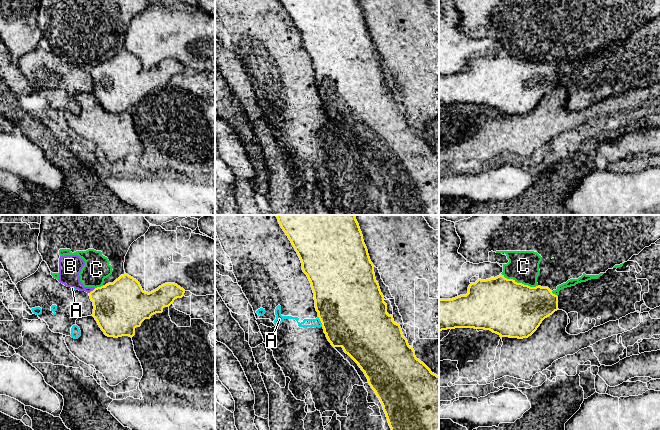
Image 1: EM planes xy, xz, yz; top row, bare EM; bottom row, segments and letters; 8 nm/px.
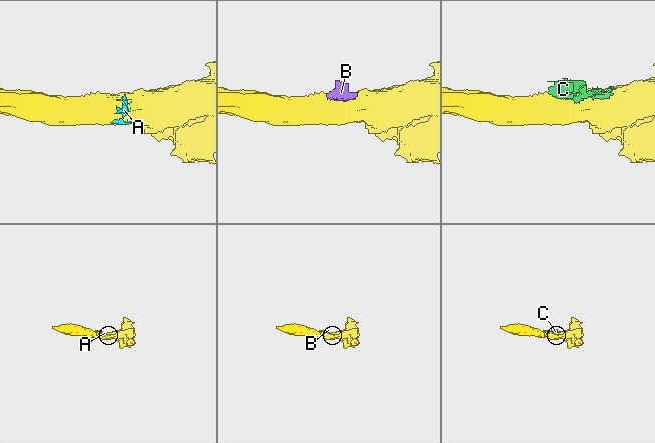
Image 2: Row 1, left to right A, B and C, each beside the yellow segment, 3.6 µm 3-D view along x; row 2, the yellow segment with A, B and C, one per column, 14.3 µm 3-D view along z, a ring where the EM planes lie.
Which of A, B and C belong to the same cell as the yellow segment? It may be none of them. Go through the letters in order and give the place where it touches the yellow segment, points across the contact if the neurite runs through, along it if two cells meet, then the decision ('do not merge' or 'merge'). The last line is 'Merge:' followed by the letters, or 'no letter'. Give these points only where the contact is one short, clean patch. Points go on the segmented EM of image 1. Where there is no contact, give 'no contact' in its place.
A: xz (320, 320) | along xz (318, 316), (322, 326) | do not merge
B: xy (93, 290) | along xy (95, 288), (89, 293) | do not merge
C: yz (519, 283) | do not merge
Merge: no letter

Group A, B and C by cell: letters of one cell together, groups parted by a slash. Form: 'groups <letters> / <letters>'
groups A / B C

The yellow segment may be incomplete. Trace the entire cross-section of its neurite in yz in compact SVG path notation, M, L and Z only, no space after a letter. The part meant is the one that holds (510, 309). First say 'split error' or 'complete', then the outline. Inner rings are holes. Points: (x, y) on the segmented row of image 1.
complete; M501 274L471 283L466 295L439 299L439 331L474 328L523 339L557 310L558 296L548 287L530 287Z

